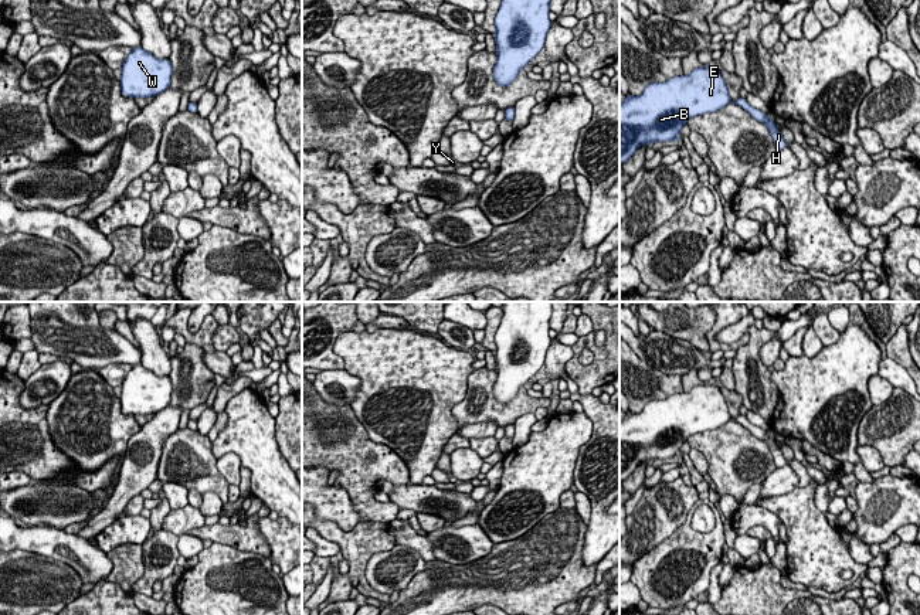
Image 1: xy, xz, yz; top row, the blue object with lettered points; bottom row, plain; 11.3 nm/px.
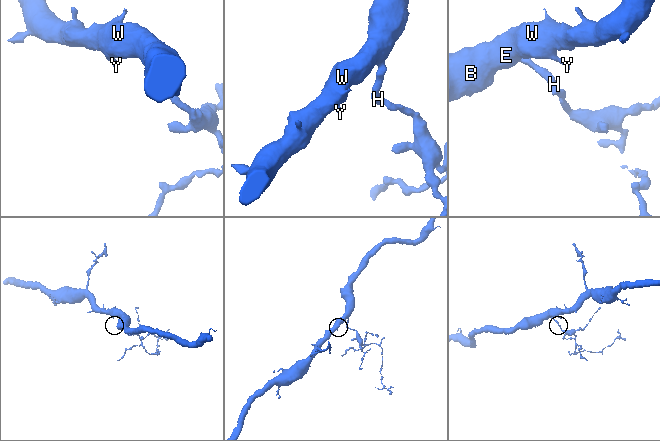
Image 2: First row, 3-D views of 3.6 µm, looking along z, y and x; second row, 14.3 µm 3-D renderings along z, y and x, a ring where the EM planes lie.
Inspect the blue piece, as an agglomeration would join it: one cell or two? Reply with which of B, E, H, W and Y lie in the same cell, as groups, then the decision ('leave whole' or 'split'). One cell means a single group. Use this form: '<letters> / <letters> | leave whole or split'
B E H W Y | leave whole

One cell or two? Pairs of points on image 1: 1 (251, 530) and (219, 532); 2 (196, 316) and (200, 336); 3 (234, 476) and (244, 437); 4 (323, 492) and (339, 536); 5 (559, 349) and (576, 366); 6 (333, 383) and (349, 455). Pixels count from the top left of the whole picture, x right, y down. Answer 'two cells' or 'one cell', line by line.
1: one cell
2: two cells
3: two cells
4: two cells
5: two cells
6: two cells

